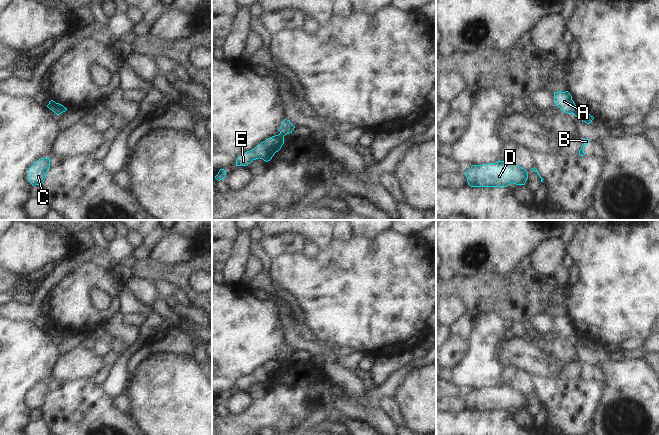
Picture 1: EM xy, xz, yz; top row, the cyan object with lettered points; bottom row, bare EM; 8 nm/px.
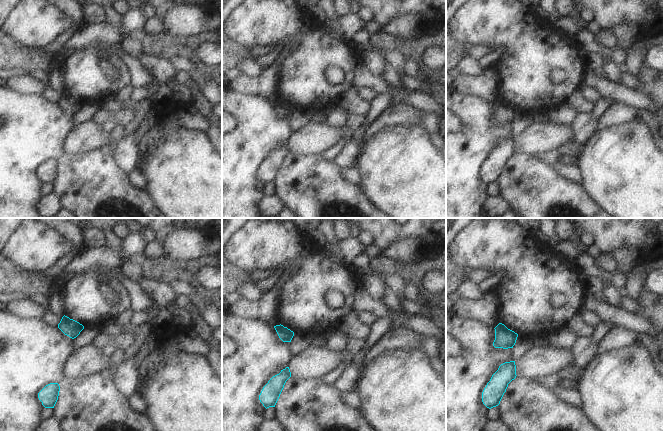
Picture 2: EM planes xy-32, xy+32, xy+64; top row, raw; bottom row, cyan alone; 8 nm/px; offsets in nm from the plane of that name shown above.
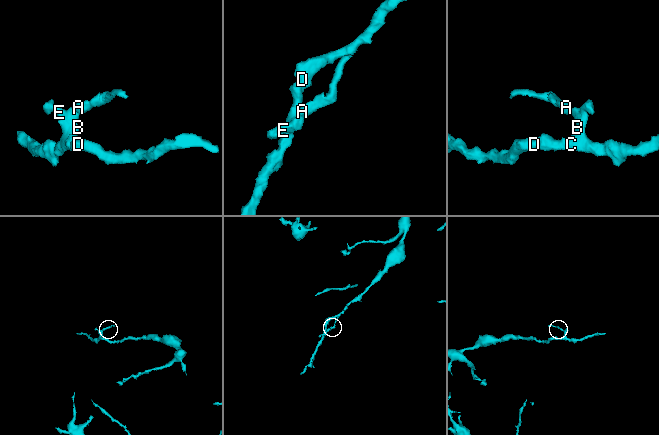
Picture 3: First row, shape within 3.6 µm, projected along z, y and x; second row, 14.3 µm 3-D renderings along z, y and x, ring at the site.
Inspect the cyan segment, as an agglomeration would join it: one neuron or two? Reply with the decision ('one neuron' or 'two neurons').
two neurons

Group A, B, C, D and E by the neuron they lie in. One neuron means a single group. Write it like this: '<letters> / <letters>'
A / B C D E

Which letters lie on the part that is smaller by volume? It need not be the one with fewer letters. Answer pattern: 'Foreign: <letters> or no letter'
Foreign: A

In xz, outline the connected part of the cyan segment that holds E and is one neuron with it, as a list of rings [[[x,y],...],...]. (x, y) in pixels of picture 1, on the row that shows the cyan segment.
[[[282,134],[272,136],[258,144],[254,149],[241,154],[236,159],[236,166],[247,166],[253,160],[259,158],[268,162],[281,149],[283,144],[284,136]]]

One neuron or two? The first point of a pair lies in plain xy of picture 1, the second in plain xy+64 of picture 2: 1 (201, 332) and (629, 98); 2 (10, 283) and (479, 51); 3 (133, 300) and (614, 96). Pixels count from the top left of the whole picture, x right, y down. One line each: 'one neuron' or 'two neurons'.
1: one neuron
2: two neurons
3: one neuron

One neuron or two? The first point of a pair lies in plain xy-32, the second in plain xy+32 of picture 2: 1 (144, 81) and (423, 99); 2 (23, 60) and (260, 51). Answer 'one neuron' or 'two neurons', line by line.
1: one neuron
2: two neurons

